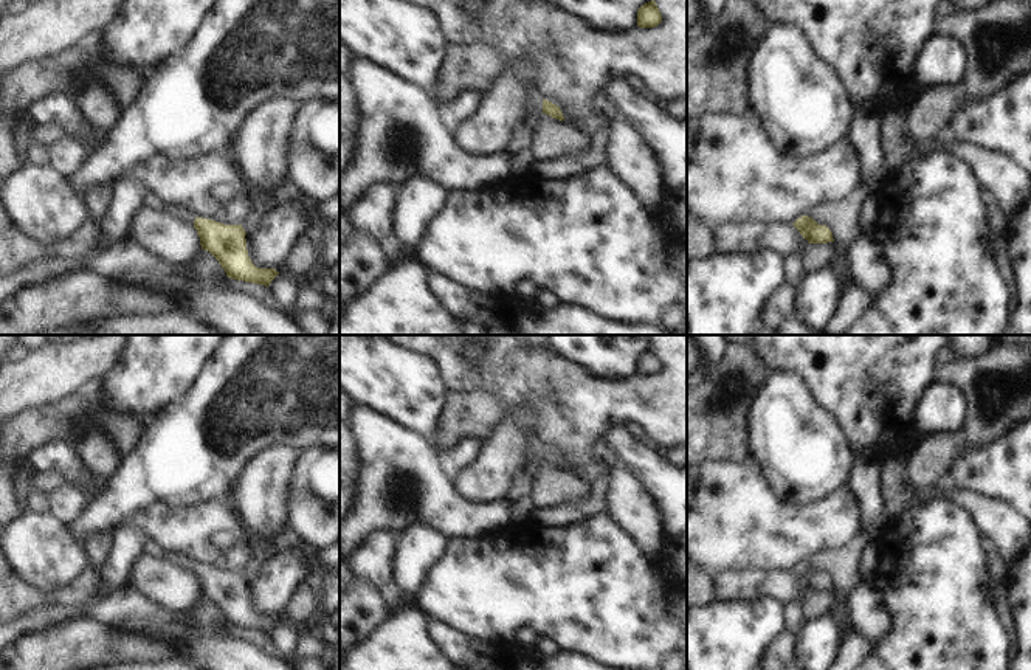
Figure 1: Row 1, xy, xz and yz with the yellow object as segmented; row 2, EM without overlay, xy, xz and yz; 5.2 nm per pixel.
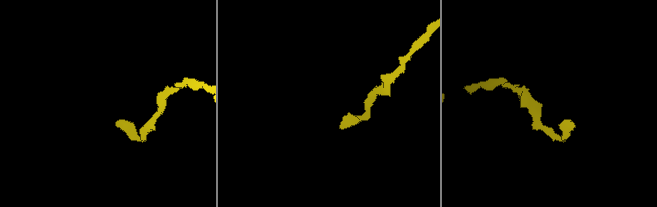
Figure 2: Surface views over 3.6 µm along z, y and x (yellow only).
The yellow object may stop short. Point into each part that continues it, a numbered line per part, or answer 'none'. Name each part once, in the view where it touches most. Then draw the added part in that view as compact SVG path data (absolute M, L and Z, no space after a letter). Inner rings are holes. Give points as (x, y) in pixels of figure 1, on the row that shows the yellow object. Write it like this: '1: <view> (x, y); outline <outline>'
1: xz (534, 104); outline M532 95L527 101L524 101L521 107L522 119L521 126L526 123L526 118L530 115L538 115L543 112L543 98L540 95Z

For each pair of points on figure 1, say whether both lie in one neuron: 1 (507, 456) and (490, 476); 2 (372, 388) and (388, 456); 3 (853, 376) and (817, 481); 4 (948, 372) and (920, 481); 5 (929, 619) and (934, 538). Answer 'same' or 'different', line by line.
1: same
2: different
3: different
4: same
5: same

